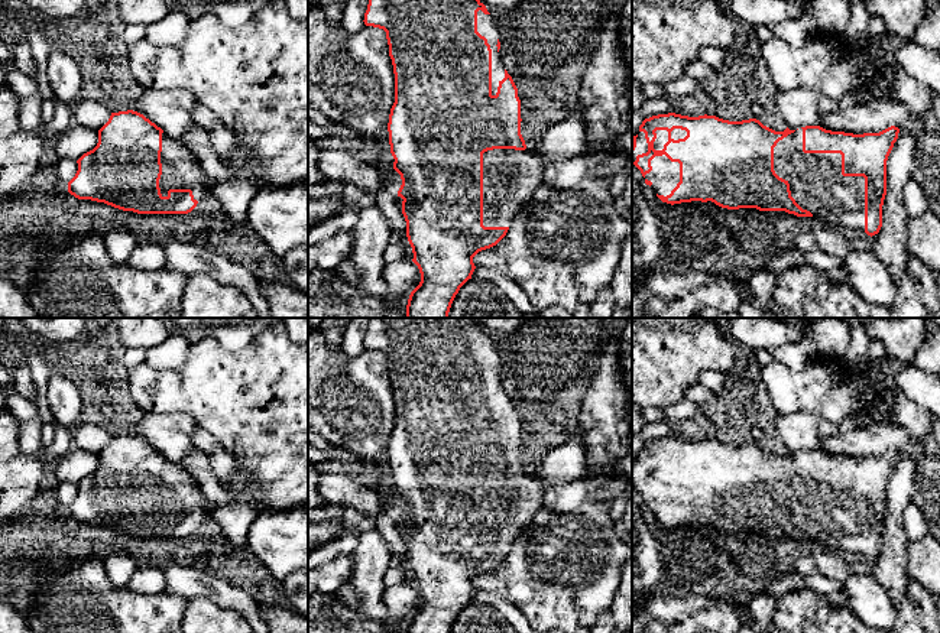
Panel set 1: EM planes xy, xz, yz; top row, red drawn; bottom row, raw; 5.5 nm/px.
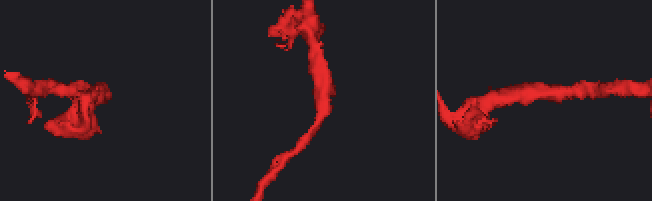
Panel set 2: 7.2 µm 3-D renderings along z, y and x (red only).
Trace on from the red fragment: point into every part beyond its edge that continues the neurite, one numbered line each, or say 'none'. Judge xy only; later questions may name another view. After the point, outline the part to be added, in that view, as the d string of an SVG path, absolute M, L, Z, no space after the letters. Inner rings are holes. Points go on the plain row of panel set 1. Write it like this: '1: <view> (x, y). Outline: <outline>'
1: xy (180, 493). Outline: M162 457L161 475L162 499L159 512L162 520L168 520L169 513L191 513L194 523L200 525L214 507L201 493L192 475L182 464Z

